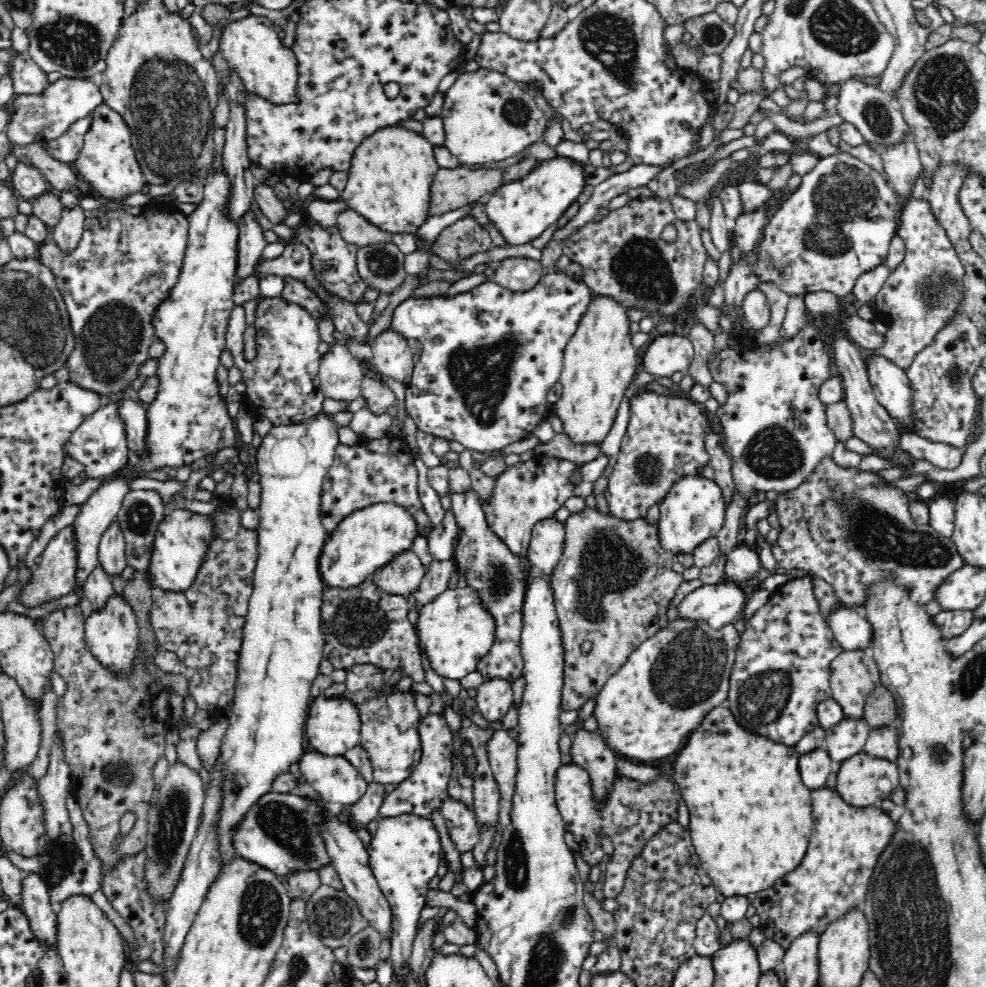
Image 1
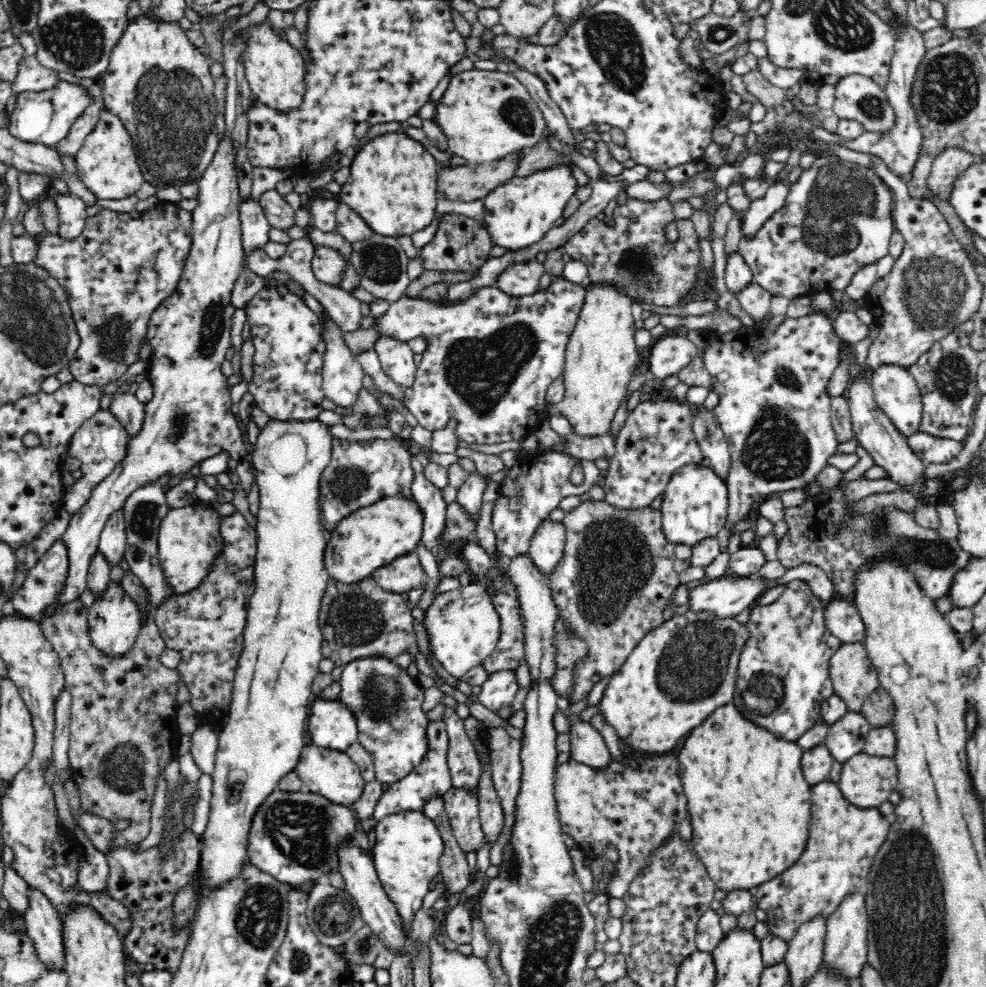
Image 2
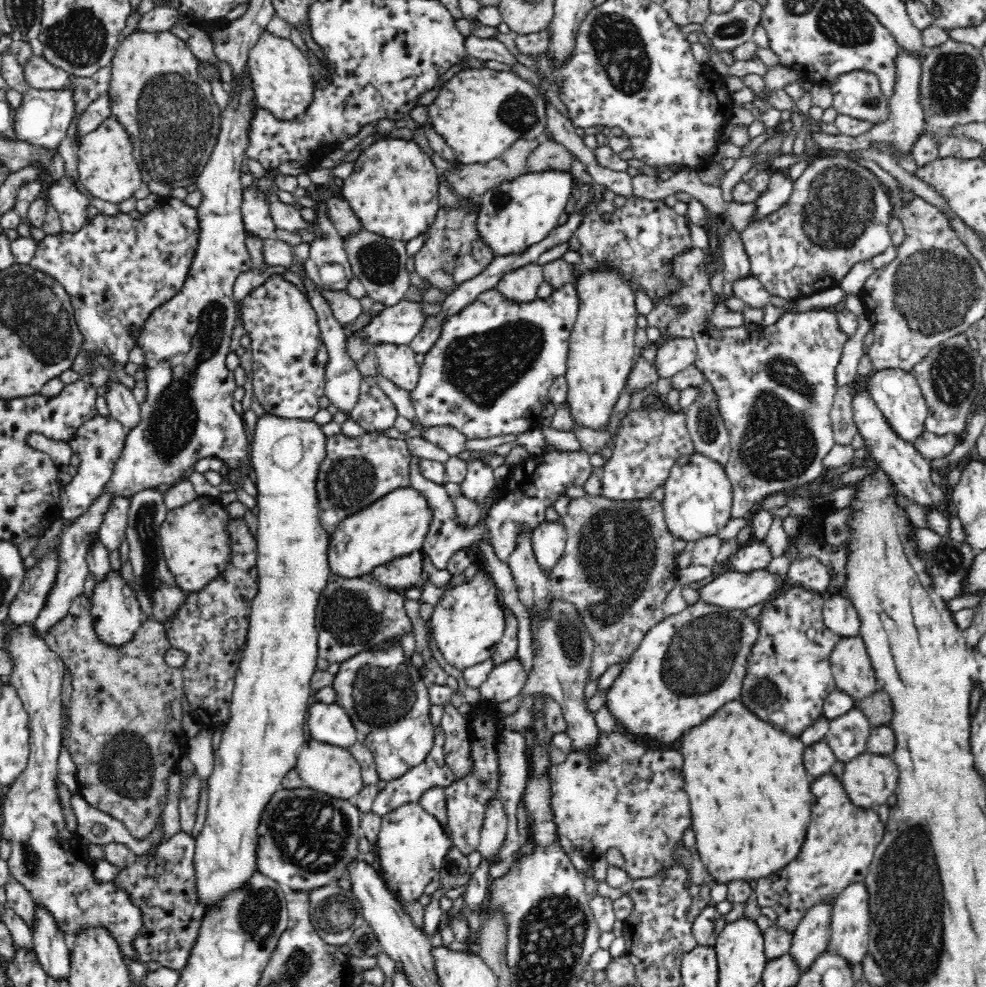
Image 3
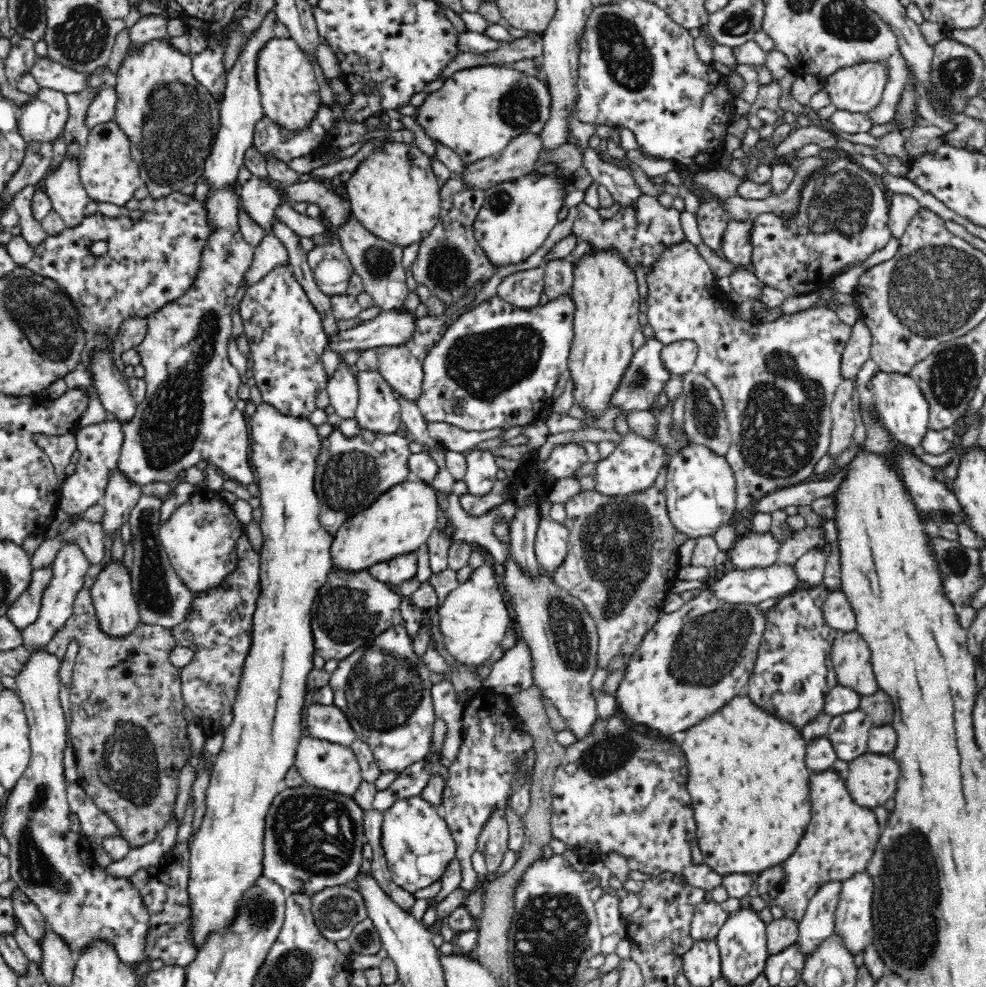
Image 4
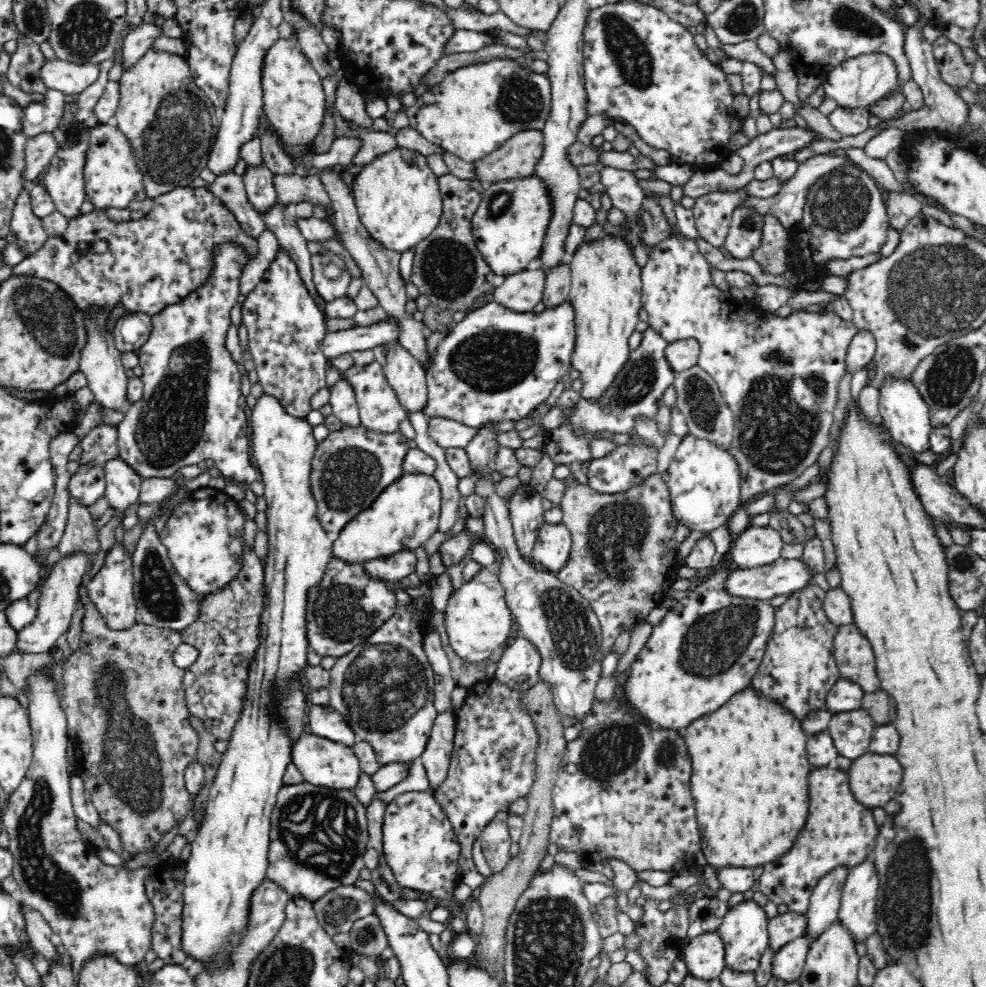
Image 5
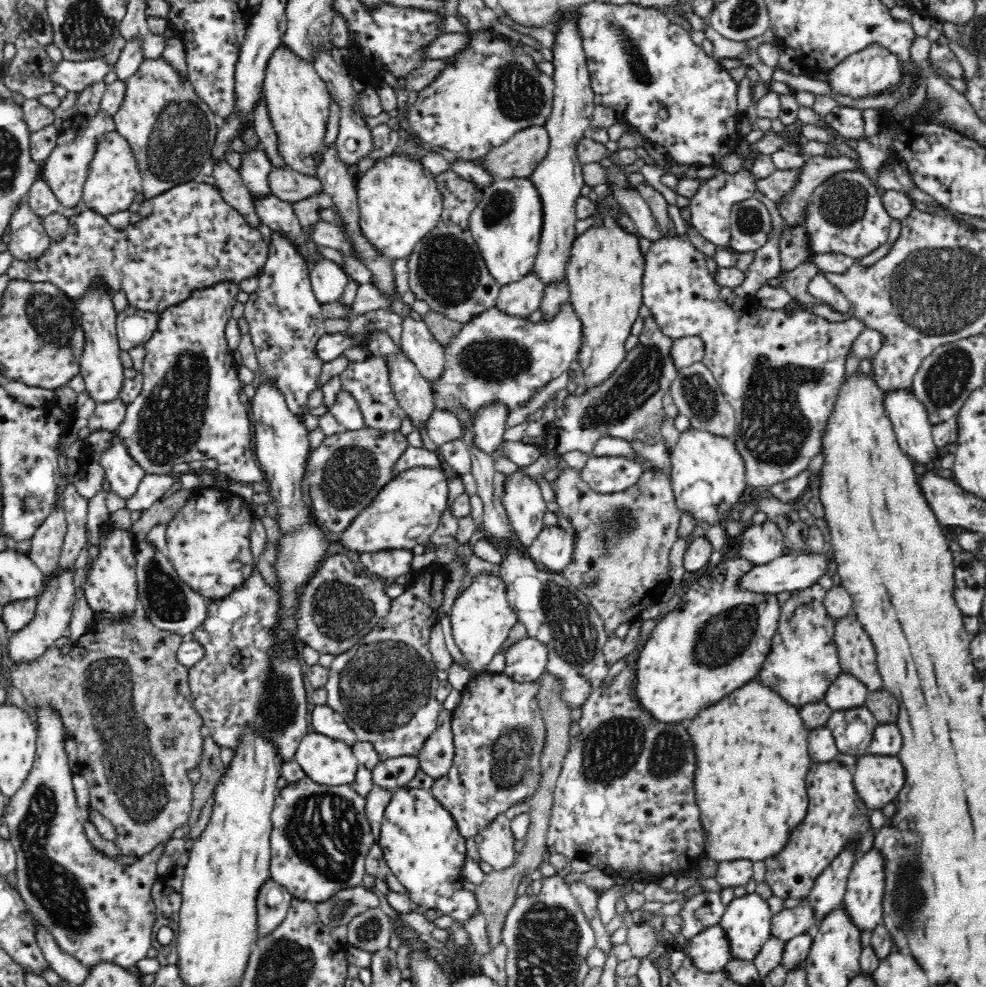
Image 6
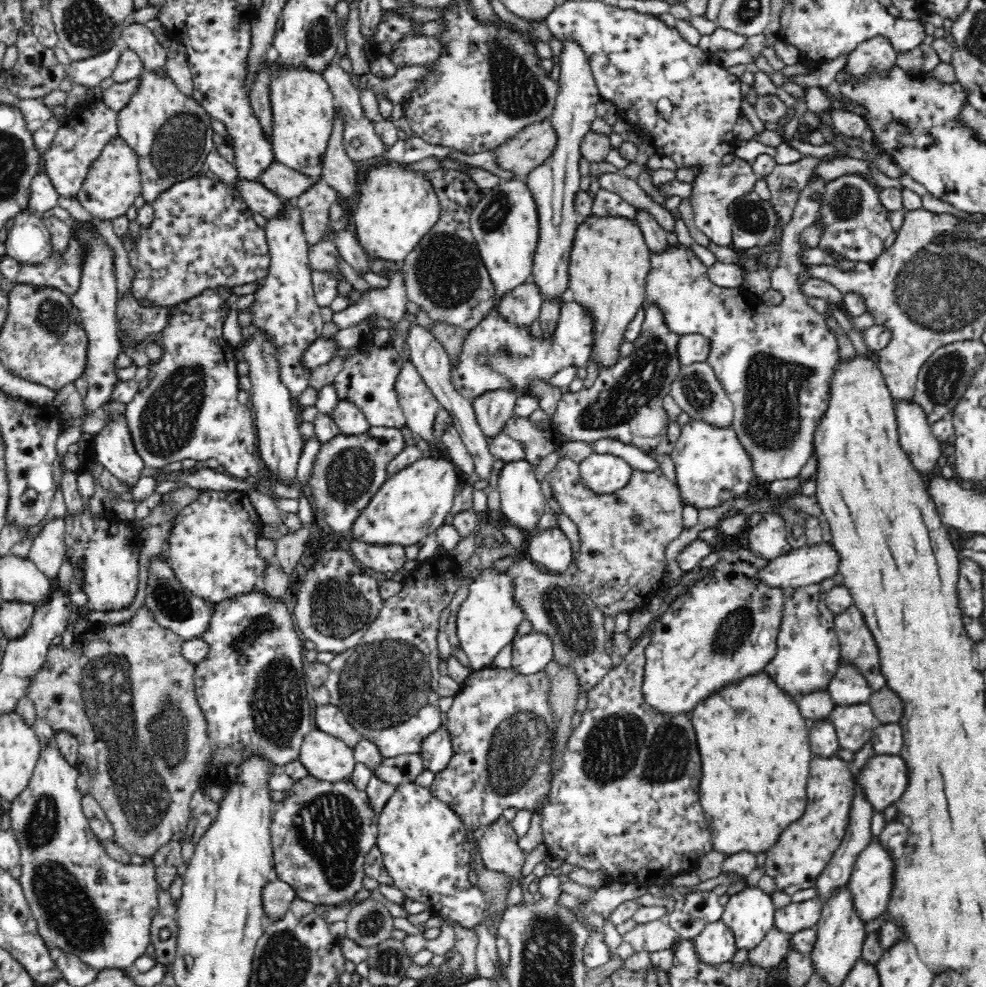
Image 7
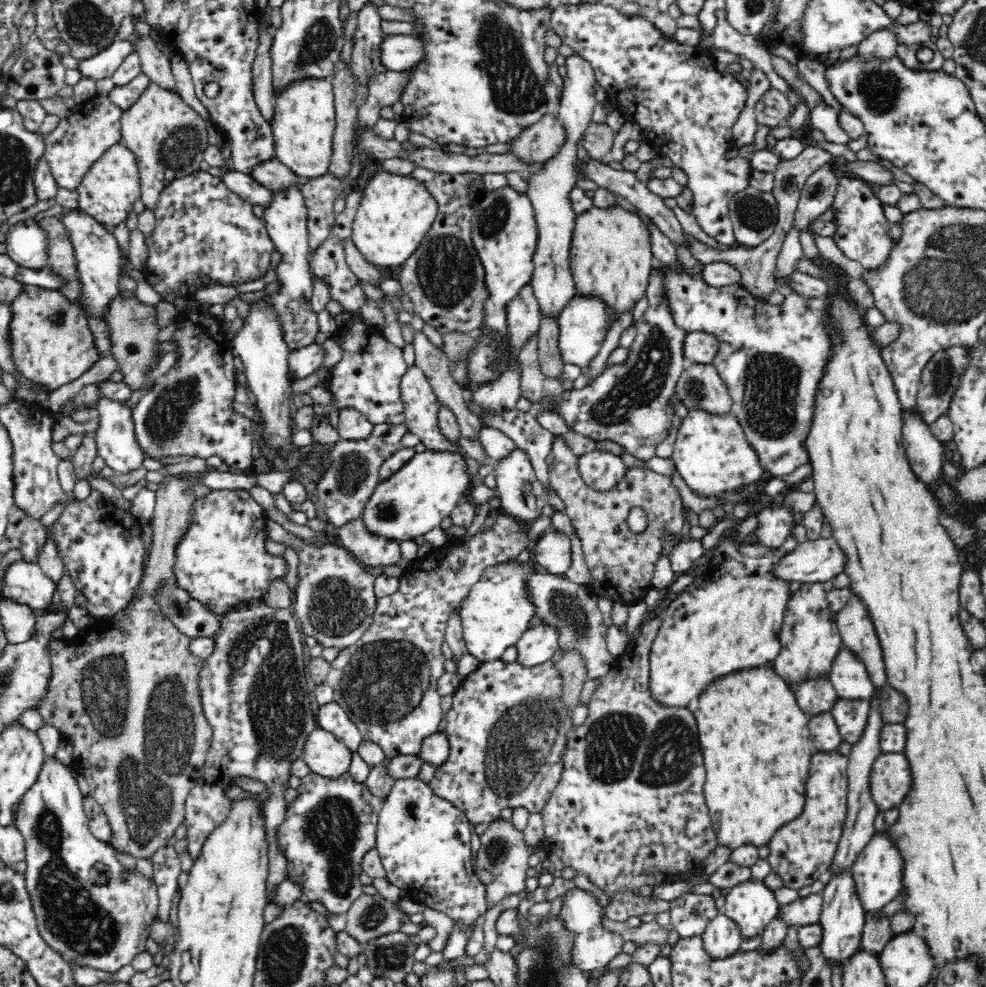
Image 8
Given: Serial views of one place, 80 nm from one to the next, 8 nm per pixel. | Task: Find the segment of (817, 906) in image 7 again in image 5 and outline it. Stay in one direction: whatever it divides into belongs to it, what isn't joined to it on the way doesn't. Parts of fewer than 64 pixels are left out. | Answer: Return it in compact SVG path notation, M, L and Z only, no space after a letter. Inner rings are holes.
M789 910L784 914L779 914L769 919L769 944L778 950L787 942L806 935L806 928L808 928L808 915L806 915L806 912L798 913Z

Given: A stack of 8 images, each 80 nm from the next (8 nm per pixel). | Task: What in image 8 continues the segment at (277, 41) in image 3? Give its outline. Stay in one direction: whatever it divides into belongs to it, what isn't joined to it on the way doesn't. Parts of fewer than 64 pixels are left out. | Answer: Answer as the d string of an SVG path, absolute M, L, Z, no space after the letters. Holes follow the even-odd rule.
M330 78L302 80L288 86L275 99L275 112L270 121L274 131L274 154L296 176L305 181L328 172L336 130L335 96Z

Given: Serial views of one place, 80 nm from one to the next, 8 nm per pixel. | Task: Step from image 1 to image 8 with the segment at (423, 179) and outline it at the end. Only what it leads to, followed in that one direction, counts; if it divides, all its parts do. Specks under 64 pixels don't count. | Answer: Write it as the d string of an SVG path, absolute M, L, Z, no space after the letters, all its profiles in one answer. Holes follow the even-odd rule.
M379 171L369 178L353 222L351 241L366 263L378 270L402 267L423 243L437 213L437 200L411 176Z

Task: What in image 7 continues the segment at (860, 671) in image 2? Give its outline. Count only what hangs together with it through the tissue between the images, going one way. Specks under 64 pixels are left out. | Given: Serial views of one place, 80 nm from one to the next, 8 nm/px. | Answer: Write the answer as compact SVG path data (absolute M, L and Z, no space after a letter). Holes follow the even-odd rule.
M856 603L835 616L835 631L840 641L841 658L858 666L874 691L886 687L876 639Z

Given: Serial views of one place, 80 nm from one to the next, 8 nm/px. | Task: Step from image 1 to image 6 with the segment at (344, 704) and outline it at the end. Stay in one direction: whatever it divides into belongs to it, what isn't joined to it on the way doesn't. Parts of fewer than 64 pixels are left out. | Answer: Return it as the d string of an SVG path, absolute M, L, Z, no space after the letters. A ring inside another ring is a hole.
M327 704L316 705L311 718L314 731L324 736L330 736L334 740L345 742L350 748L357 741L354 728L346 723L345 718L335 708Z

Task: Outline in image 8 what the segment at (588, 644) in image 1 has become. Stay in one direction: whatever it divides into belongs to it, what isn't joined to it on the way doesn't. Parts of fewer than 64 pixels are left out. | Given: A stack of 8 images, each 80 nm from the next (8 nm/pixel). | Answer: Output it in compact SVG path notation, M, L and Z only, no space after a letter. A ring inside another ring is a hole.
M562 434L552 439L554 454L549 465L550 485L564 500L565 513L582 541L583 554L591 580L588 592L595 598L611 598L612 602L630 605L642 599L651 587L656 561L661 556L662 538L678 535L685 521L682 499L670 478L650 468L630 467L611 488L599 491L584 482L574 450ZM640 506L646 511L648 526L642 534L634 534L626 526L630 508Z

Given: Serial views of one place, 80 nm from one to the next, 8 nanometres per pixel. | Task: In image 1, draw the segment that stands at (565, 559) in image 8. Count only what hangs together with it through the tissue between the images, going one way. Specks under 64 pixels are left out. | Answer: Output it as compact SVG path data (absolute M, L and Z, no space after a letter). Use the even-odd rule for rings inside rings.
M555 517L534 525L526 559L535 571L547 577L562 558L565 544L565 523Z

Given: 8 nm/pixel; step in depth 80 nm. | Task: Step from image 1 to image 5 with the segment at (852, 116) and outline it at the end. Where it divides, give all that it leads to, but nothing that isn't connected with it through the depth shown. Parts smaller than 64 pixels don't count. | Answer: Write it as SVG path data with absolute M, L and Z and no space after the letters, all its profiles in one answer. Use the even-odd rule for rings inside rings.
M874 51L859 55L842 61L842 64L832 69L826 80L822 82L826 94L836 99L838 106L850 108L872 106L898 84L897 65L888 53Z

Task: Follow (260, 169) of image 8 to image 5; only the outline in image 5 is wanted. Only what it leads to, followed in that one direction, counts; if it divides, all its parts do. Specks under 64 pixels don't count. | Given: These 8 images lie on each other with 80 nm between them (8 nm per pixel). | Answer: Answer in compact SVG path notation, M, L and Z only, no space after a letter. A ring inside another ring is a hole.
M295 172L273 173L273 185L280 203L291 207L292 204L308 201L331 211L327 190L320 177L314 173L305 177Z

